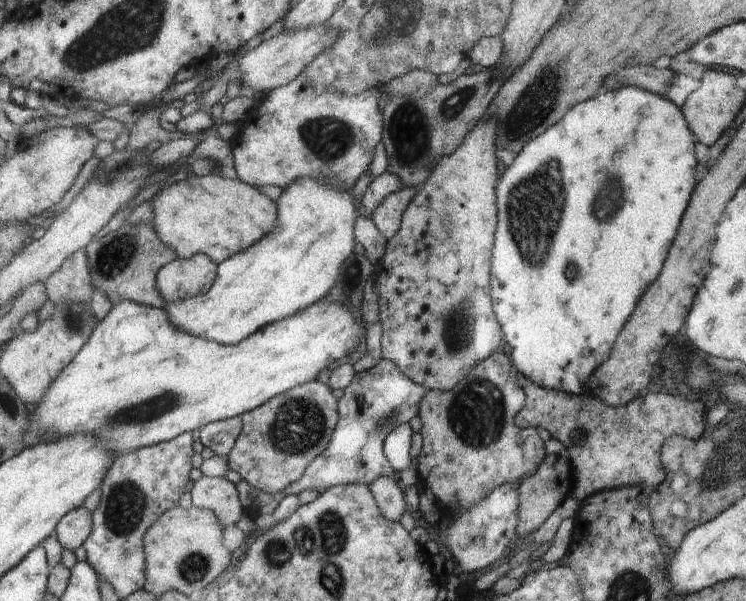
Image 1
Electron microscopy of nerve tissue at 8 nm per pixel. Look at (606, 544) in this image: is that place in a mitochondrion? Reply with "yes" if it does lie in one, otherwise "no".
no

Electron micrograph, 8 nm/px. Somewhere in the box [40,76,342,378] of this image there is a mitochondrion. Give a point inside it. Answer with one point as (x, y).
(113, 258)

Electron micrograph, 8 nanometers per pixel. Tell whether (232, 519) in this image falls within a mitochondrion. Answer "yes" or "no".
no

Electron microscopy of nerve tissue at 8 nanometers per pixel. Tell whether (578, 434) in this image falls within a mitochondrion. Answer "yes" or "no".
yes

